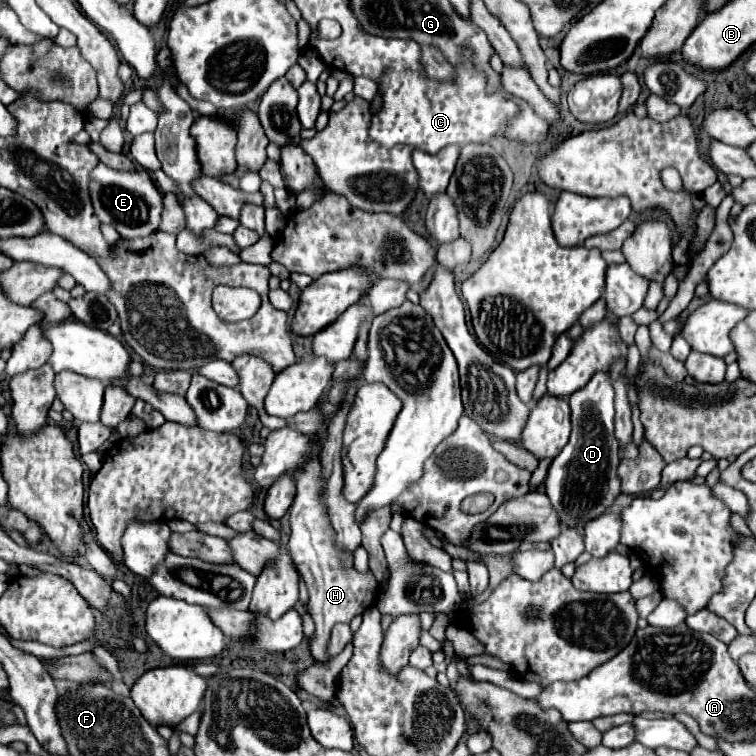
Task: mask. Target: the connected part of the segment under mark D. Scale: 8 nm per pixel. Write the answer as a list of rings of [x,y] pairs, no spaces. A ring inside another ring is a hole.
[[[597,371],[589,383],[569,397],[571,407],[571,437],[563,451],[551,461],[547,477],[543,481],[545,493],[551,499],[553,509],[557,511],[563,525],[583,525],[601,513],[615,501],[619,495],[617,479],[617,439],[613,435],[613,385],[609,373]]]

